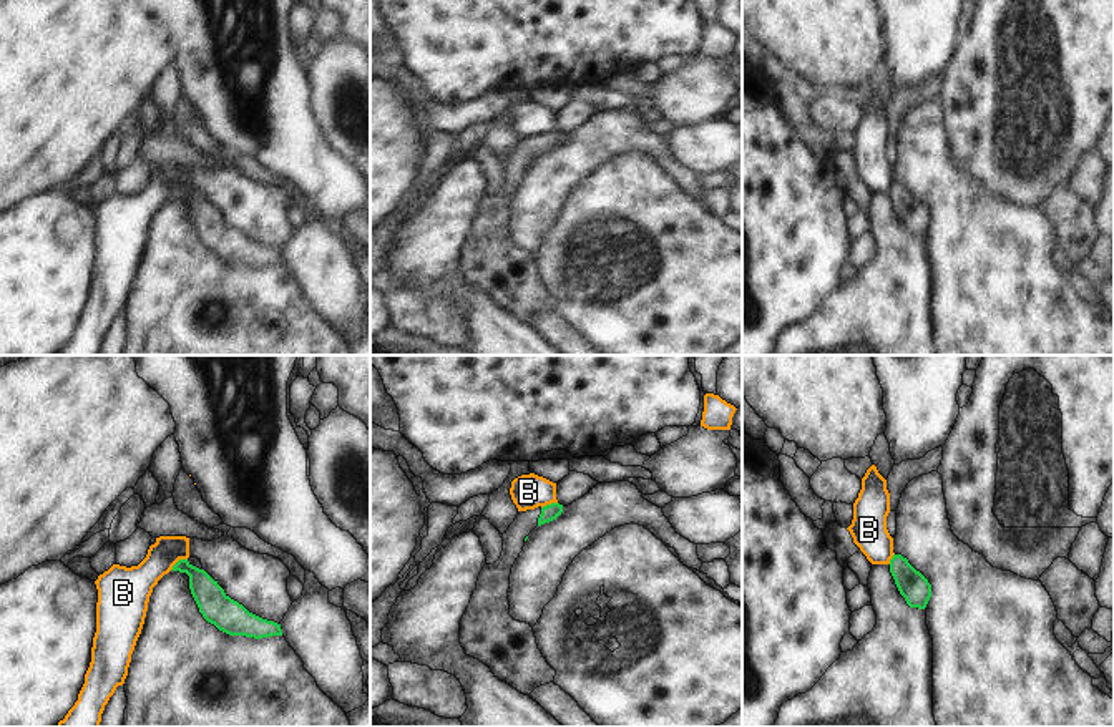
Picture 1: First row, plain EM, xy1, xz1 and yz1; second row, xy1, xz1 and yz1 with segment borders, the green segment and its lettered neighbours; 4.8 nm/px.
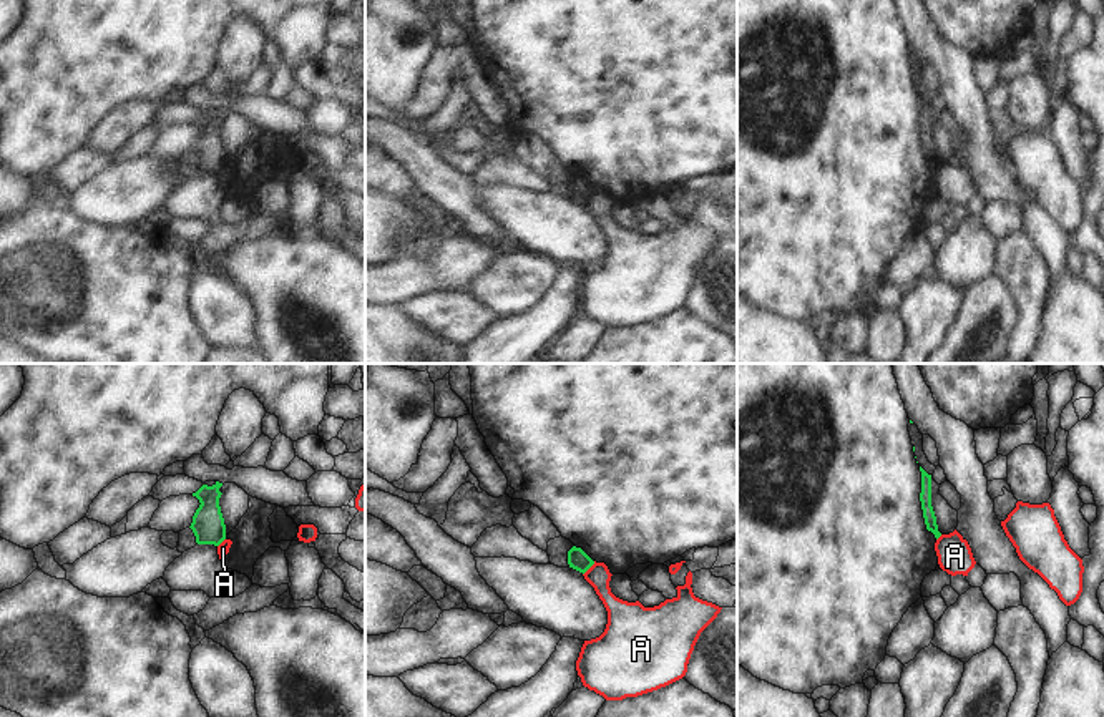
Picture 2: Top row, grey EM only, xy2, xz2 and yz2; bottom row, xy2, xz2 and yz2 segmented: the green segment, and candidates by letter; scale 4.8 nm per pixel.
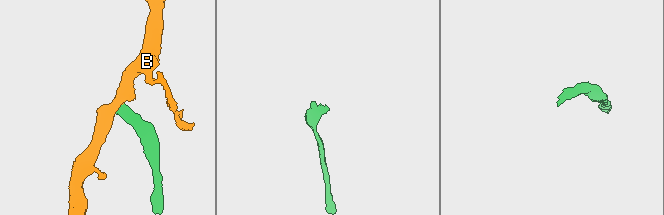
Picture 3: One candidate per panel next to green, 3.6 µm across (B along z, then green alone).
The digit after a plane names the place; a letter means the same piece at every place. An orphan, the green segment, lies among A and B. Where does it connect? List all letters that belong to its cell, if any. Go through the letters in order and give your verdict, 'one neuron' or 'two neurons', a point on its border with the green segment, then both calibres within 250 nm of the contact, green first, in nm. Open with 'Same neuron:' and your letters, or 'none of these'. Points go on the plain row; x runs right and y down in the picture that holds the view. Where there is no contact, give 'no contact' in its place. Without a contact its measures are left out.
Same neuron: none of these
A: two neurons | xz2 (590, 195) | 100/110 nm
B: two neurons | xy1 (178, 190) | 150/190 nm

